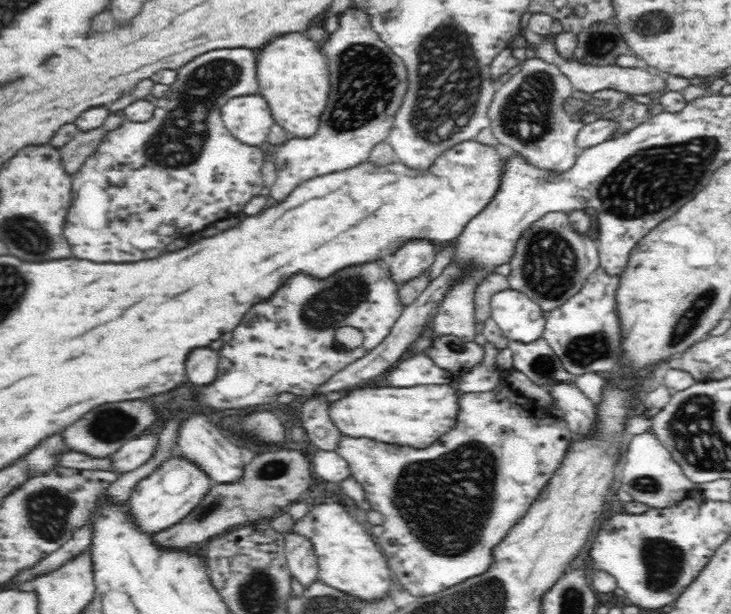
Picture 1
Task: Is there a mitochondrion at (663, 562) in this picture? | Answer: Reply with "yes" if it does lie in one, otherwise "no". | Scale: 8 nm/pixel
yes

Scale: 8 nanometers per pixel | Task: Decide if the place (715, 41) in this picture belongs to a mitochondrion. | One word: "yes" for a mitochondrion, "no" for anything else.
no

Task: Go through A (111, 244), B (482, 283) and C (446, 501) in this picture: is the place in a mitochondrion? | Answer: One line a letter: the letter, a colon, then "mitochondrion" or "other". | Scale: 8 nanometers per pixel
A: other
B: other
C: mitochondrion

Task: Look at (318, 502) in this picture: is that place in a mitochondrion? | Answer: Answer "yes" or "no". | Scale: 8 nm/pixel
no

